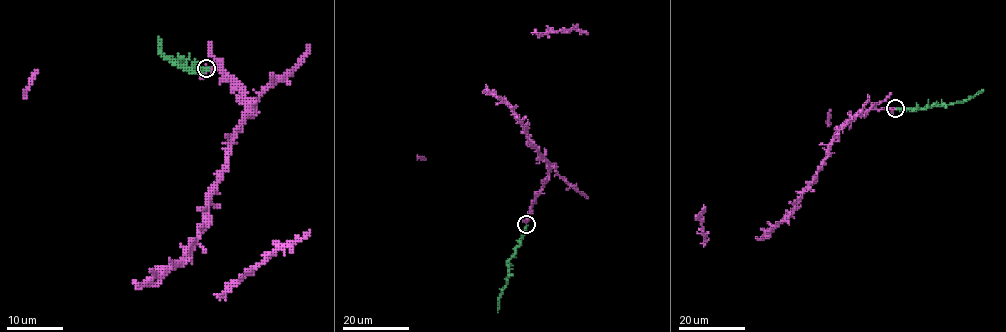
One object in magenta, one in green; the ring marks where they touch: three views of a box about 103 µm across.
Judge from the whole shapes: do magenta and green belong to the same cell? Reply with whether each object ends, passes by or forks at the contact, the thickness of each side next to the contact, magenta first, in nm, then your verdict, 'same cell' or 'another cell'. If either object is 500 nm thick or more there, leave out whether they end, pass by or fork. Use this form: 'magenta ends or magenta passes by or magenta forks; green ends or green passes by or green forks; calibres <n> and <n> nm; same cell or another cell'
magenta passes by; green ends; calibres 240 and 200 nm; same cell

